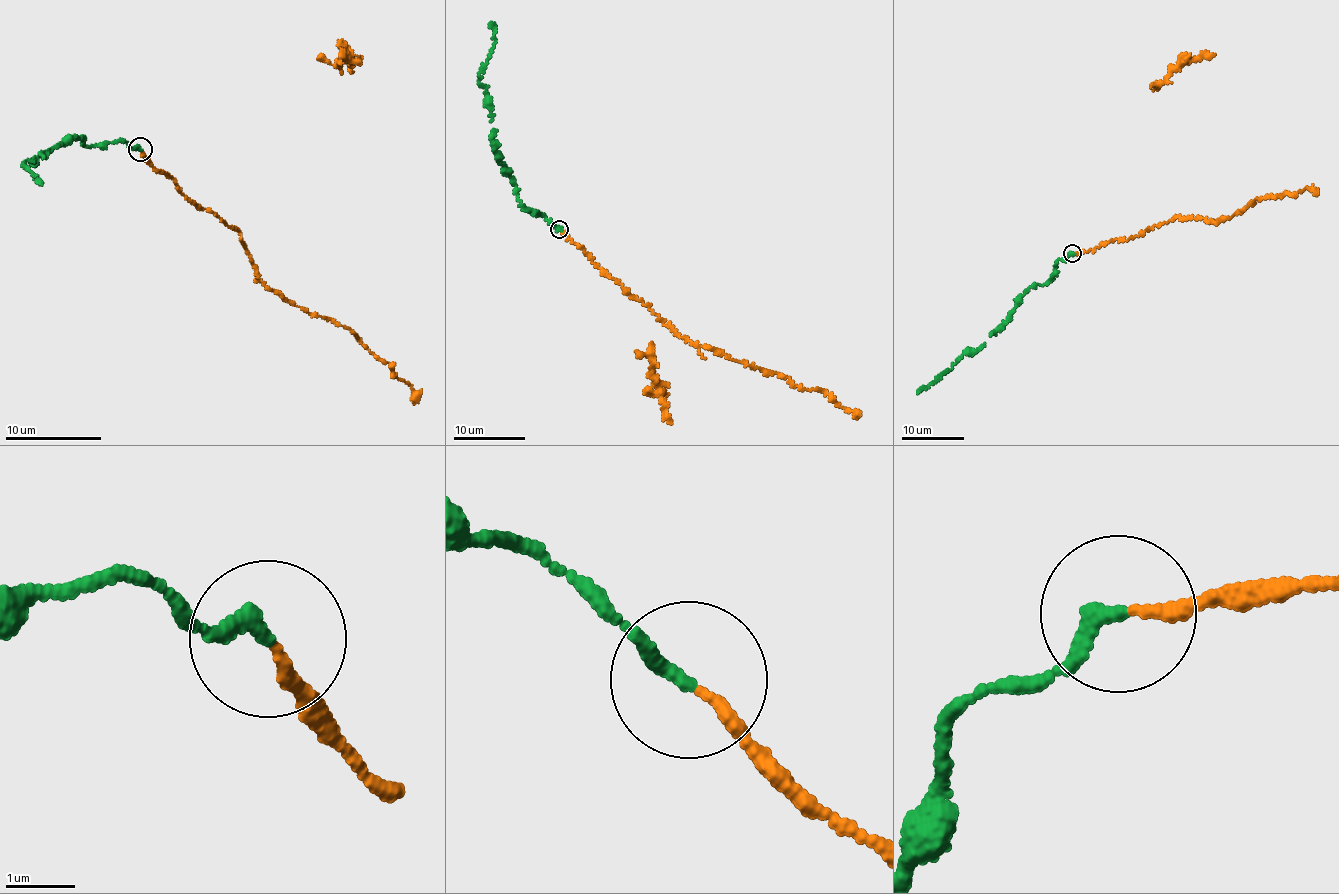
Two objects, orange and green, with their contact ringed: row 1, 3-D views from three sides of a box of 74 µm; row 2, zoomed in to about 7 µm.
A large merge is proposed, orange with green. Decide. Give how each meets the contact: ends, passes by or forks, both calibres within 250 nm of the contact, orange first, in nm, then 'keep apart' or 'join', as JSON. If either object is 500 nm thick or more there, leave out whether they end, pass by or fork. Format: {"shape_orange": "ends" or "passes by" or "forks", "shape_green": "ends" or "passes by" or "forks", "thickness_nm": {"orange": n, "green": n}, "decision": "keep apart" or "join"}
{"shape_orange": "ends", "shape_green": "ends", "thickness_nm": {"orange": 170, "green": 220}, "decision": "join"}

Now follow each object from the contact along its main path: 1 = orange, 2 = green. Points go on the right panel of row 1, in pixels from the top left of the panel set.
1: (1073, 253), (1143, 233), (1176, 216), (1217, 222), (1267, 196), (1306, 188), (1318, 194)
2: (1071, 254), (1057, 262), (1049, 282), (1020, 298), (1005, 324), (976, 351), (957, 359), (918, 393)

